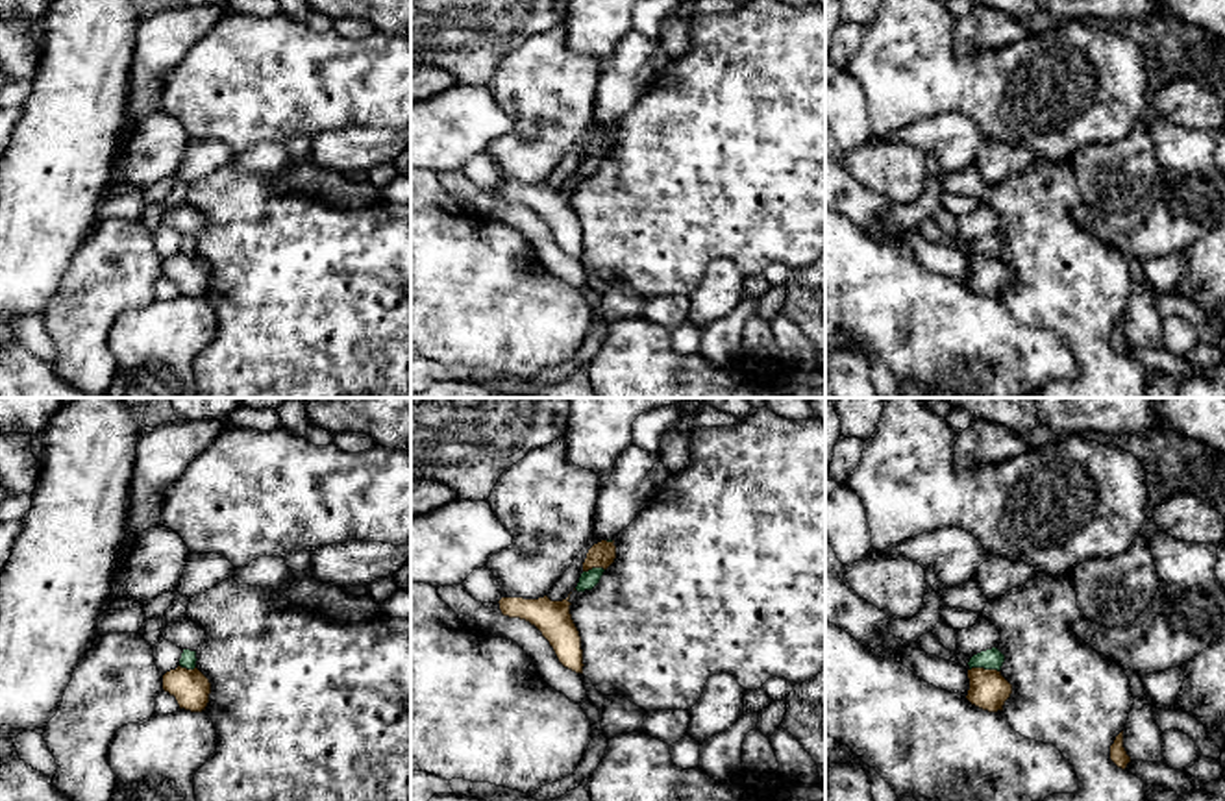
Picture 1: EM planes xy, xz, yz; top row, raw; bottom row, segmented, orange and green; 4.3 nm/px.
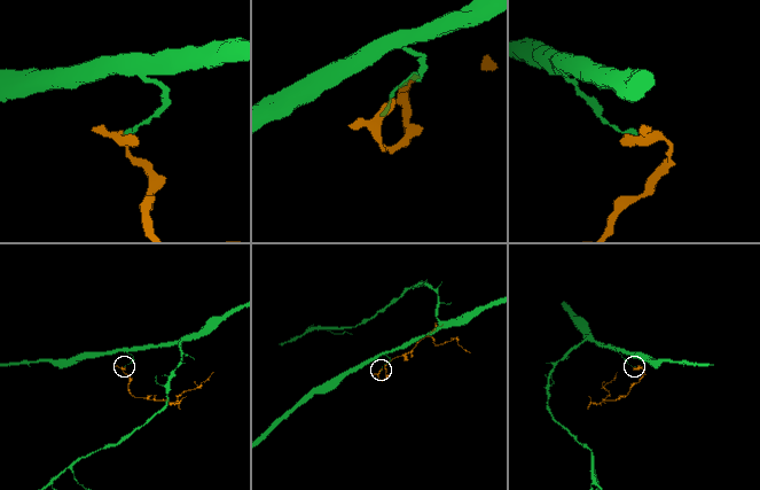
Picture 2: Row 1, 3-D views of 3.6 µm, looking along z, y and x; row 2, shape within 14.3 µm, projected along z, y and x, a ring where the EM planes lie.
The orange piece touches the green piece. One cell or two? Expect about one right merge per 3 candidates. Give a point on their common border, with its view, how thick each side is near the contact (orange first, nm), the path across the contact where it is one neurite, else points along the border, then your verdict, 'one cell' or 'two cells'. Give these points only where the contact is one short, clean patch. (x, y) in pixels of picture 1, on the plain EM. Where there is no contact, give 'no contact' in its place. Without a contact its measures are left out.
yz (983, 254) | 170/100 nm | along yz (970, 254), (994, 254), (998, 258) | two cells

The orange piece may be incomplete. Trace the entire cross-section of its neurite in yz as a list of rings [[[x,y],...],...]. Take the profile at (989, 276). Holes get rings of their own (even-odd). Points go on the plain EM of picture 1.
[[[971,253],[968,255],[970,276],[966,285],[988,298],[1003,296],[1005,287],[1012,279],[1012,270],[997,255]]]

